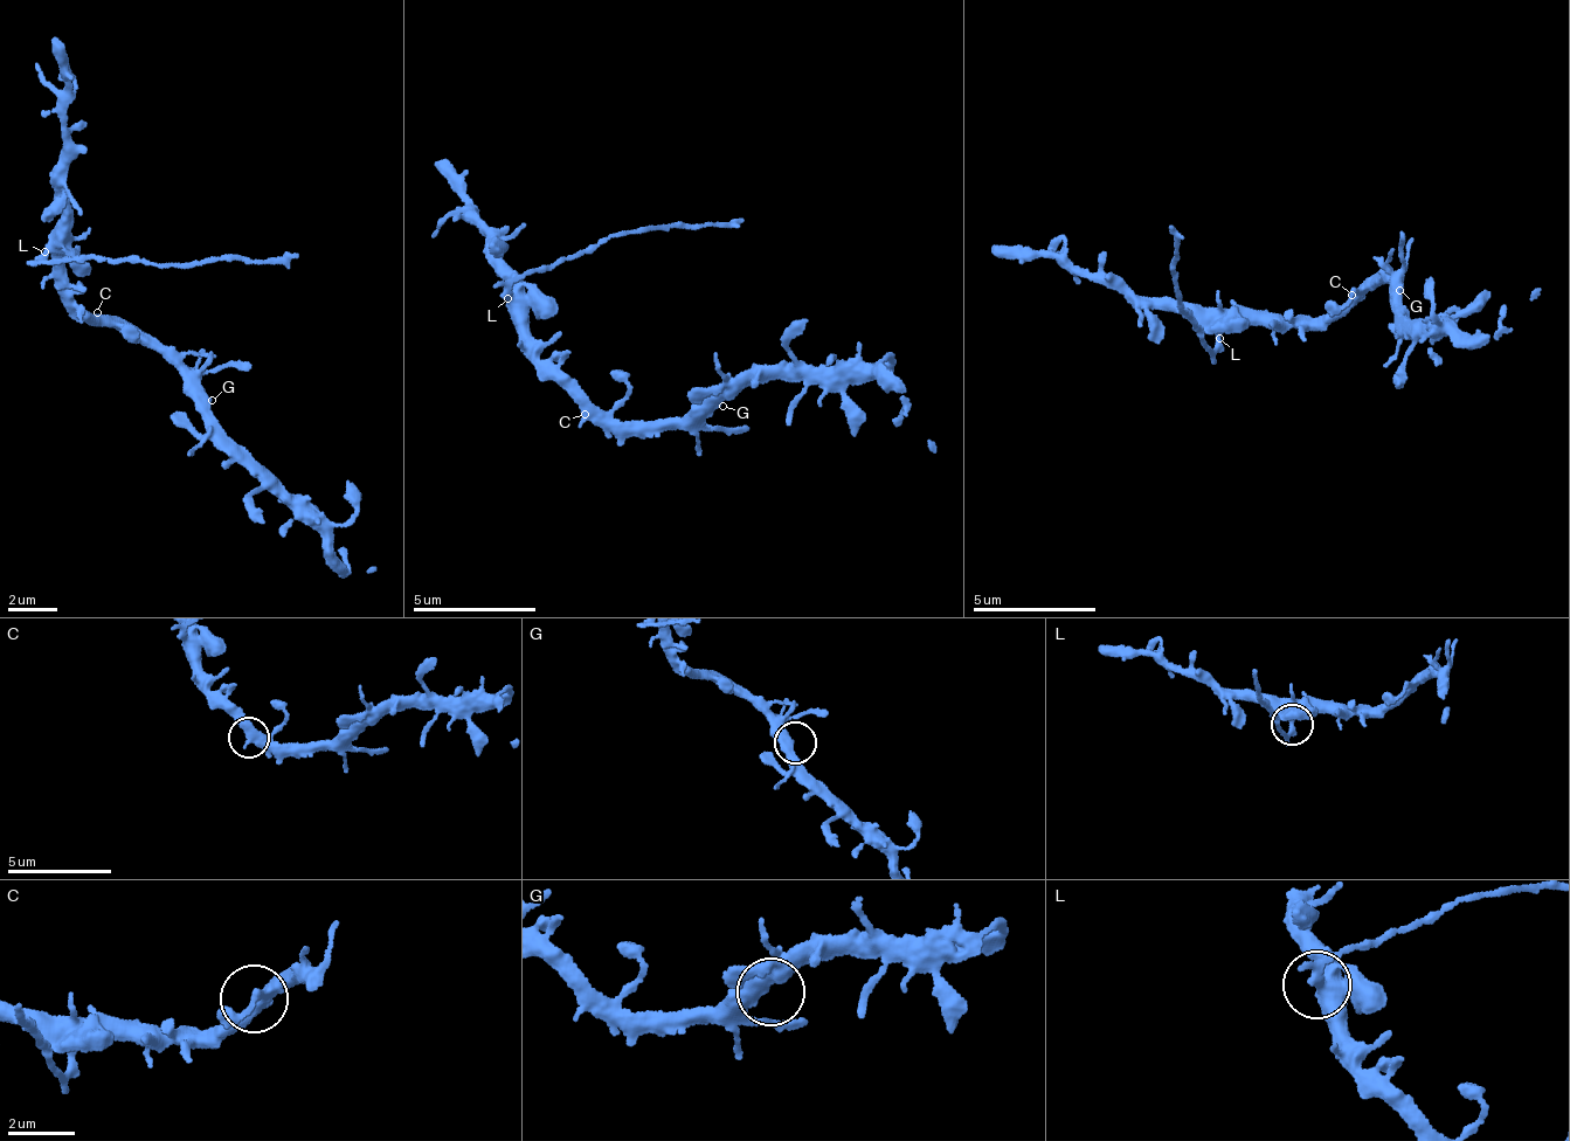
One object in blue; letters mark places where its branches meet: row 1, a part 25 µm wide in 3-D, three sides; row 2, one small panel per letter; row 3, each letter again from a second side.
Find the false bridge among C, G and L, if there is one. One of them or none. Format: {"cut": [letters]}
{"cut": ["L"]}

